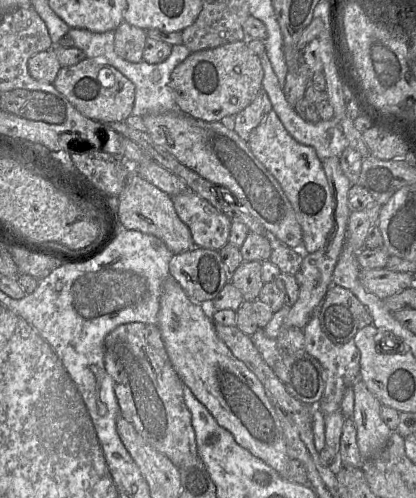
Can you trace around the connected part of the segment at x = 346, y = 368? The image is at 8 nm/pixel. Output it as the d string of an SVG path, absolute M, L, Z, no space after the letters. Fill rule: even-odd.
M316 313L302 329L305 340L304 350L317 359L325 371L325 390L317 408L325 415L341 409L341 401L347 389L361 379L360 351L351 340L343 345L336 345L323 333Z

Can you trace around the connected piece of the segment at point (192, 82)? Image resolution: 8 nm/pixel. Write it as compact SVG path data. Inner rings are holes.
M247 40L191 53L170 74L169 89L181 113L206 122L235 116L262 90L260 57L251 52Z

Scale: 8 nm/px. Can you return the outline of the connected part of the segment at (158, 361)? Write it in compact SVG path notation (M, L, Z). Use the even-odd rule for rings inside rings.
M132 322L115 328L104 341L104 363L113 380L120 414L142 438L177 468L186 459L198 459L191 413L183 398L183 383L170 363L158 326Z

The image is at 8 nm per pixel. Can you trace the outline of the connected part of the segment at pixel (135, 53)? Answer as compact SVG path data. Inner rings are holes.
M122 22L114 31L114 51L132 63L143 61L143 50L147 39L146 31Z

